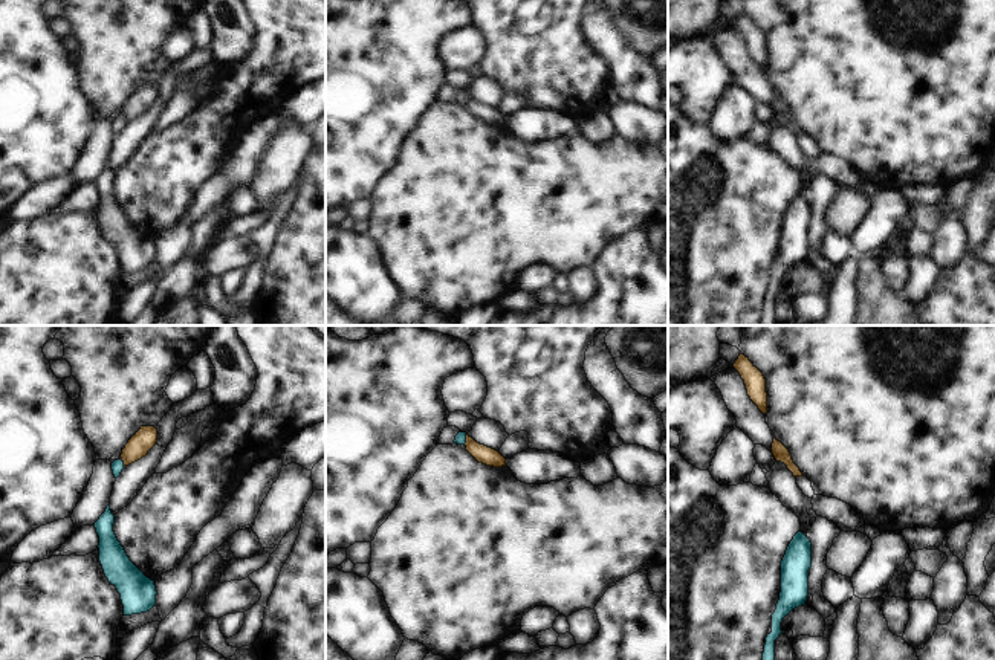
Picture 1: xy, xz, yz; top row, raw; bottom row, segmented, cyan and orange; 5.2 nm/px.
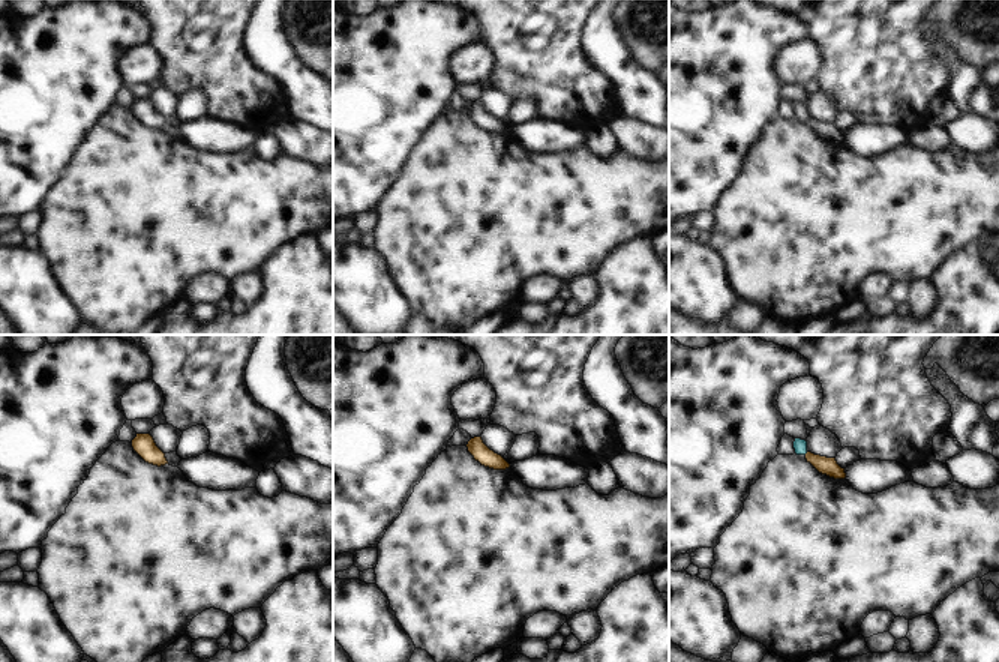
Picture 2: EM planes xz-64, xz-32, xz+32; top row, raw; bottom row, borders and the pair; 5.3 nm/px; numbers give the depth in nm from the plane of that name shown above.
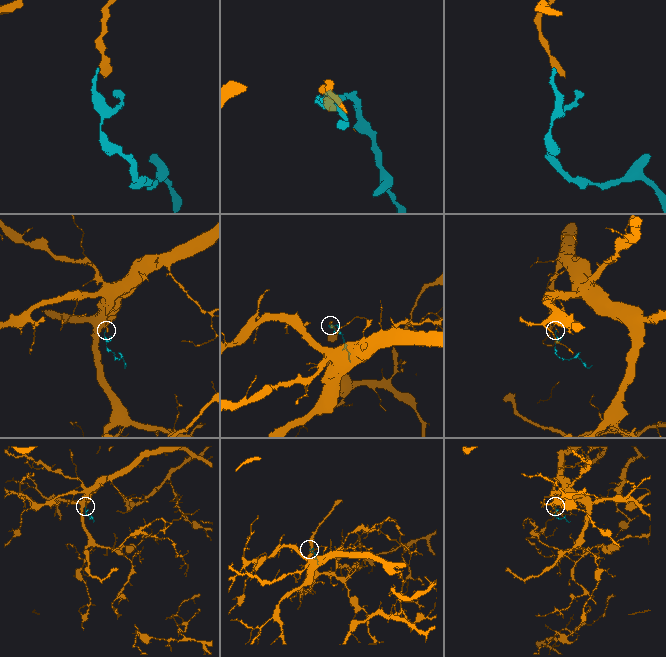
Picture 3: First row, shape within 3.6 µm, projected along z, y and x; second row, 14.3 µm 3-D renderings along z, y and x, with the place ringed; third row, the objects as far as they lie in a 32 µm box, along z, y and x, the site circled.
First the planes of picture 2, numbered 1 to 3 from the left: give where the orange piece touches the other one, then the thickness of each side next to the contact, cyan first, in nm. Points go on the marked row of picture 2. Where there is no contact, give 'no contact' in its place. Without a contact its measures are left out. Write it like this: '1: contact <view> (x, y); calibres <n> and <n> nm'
1: no contact
2: no contact
3: no contact

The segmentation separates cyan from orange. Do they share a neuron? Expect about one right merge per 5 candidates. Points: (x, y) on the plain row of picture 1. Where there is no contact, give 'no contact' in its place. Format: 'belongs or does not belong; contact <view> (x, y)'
does not belong; contact xy (123, 119)

